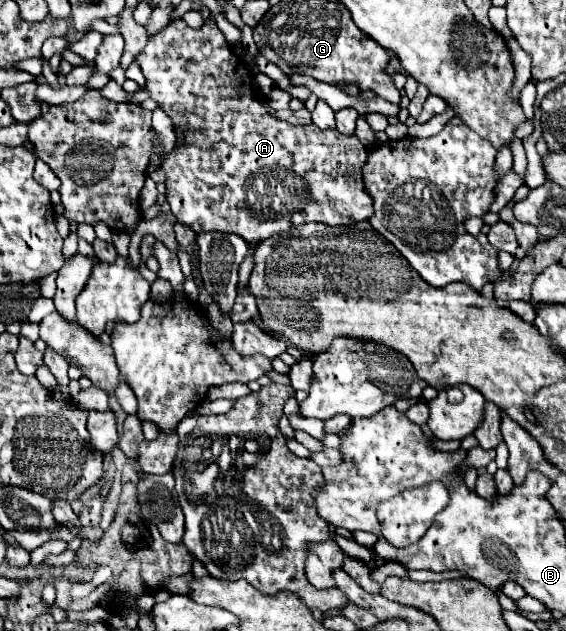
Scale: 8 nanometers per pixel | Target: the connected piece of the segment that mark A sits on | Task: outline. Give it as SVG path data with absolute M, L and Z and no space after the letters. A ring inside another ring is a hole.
M182 19L172 21L164 31L160 31L160 35L156 35L156 39L150 39L146 43L146 47L138 53L136 63L140 65L144 77L146 77L146 89L150 93L150 97L154 101L158 101L162 105L162 109L166 111L166 115L172 119L174 123L174 131L176 131L176 147L172 153L168 153L162 159L162 169L166 169L166 191L168 191L168 201L172 207L174 217L188 225L194 233L204 233L204 231L222 231L222 233L236 233L242 239L250 241L262 241L268 239L272 235L276 235L276 229L280 227L292 227L296 223L310 223L310 221L320 221L326 225L348 225L352 221L364 221L372 217L372 199L364 189L364 179L362 179L362 167L368 159L368 153L364 149L364 145L358 141L358 137L354 135L342 135L336 129L328 129L322 131L318 129L314 123L312 125L292 125L286 121L278 121L274 117L268 115L266 107L258 101L252 99L250 93L250 73L246 73L248 69L244 67L242 59L230 51L228 41L224 39L222 31L216 27L216 23L212 19L204 21L202 29L192 29L188 27Z

